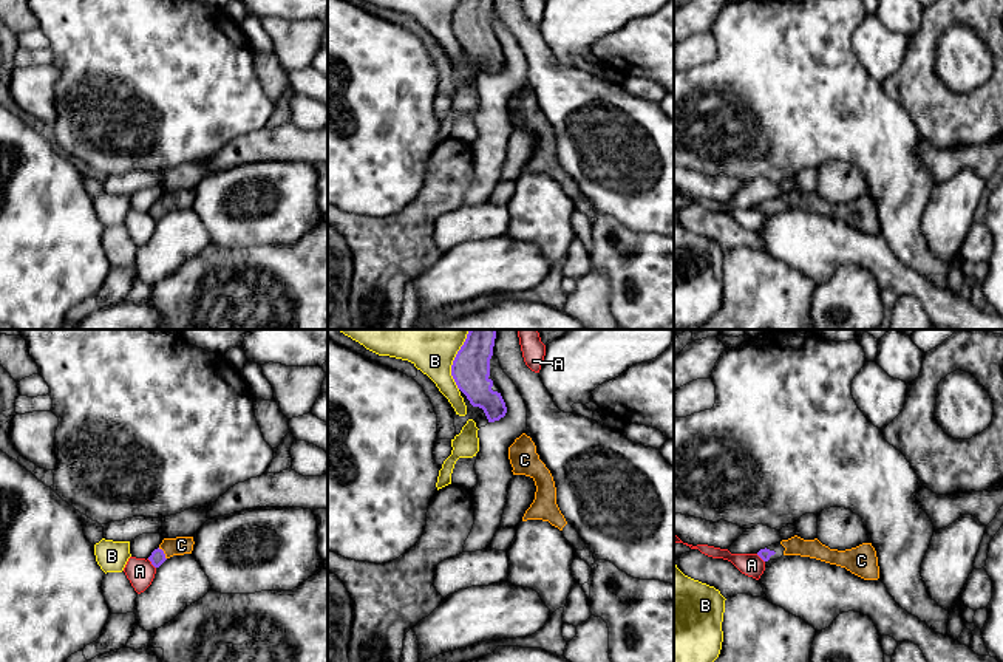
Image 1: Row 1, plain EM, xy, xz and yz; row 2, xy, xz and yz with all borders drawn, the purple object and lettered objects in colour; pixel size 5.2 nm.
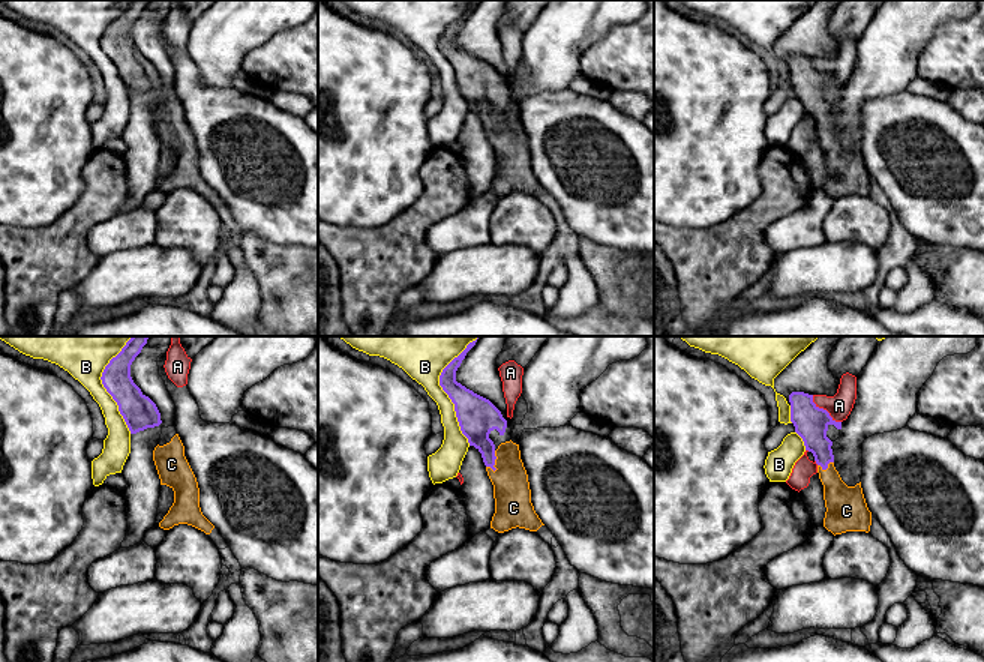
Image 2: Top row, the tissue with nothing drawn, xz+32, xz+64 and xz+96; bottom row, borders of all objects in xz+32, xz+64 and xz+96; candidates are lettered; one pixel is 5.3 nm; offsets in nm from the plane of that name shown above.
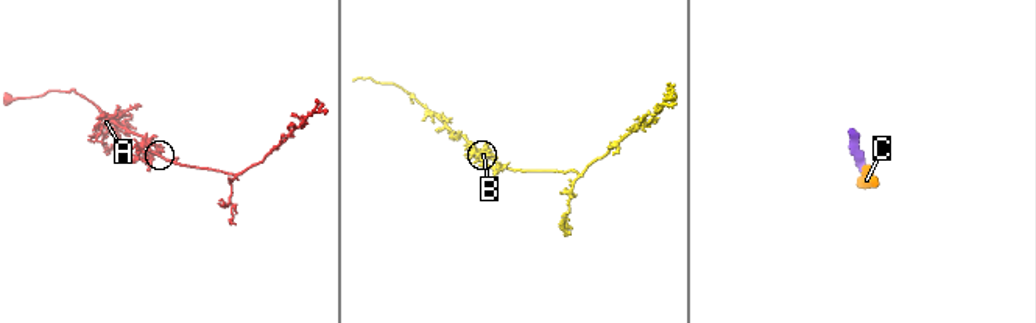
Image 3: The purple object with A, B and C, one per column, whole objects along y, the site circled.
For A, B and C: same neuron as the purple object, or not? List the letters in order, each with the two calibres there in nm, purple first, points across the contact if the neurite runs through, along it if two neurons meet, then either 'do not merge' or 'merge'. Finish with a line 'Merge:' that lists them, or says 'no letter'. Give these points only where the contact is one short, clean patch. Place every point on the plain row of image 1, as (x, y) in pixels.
A: 80 nm thick on the purple side, 140 nm on the other; border along xy (147, 212), (155, 221); do not merge
B: 200 nm thick on the purple side, 160 nm on the other; do not merge
C: 80 nm thick on the purple side, 100 nm on the other; runs through xy (158, 211), (163, 206), (170, 200), (181, 198); merge
Merge: C

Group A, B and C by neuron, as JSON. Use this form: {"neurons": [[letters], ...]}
{"neurons": [["A"], ["B"], ["C"]]}

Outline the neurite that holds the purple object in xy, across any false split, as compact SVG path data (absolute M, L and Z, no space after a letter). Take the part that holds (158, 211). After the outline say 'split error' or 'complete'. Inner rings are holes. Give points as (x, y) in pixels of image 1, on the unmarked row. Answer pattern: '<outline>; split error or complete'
M193 190L164 192L159 201L151 206L148 213L155 221L159 221L173 209L192 207L193 198Z; split error

